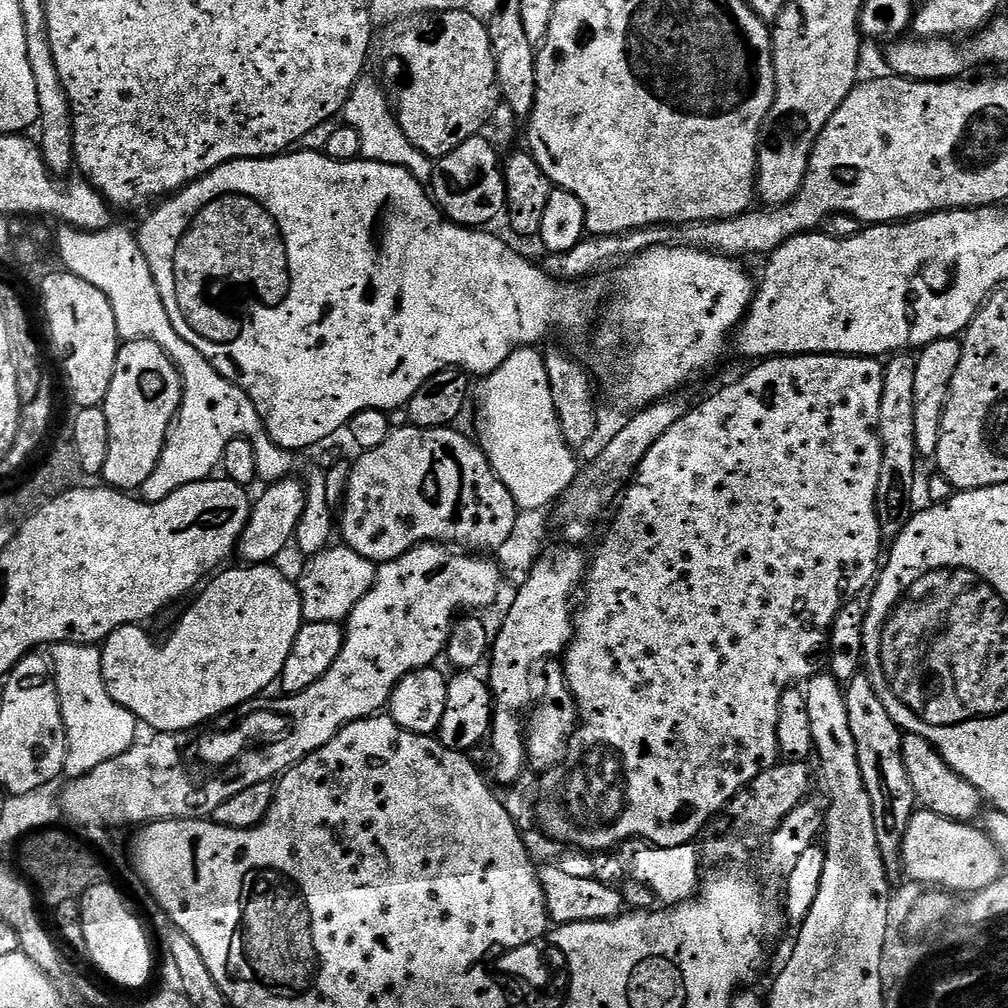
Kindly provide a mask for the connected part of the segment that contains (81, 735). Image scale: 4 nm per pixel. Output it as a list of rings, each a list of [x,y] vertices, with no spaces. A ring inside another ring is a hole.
[[[54,644],[50,648],[52,675],[56,678],[56,689],[62,710],[62,722],[66,726],[66,762],[64,776],[75,778],[90,774],[92,770],[112,758],[126,753],[137,743],[136,716],[118,706],[106,691],[102,682],[102,658],[100,648],[90,644]]]

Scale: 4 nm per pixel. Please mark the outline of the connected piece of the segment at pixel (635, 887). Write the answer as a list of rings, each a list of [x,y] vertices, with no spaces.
[[[627,840],[617,849],[616,855],[625,867],[627,877],[634,878],[640,884],[623,885],[624,903],[632,910],[652,910],[657,907],[655,894],[661,899],[663,905],[682,904],[687,900],[693,899],[699,891],[698,882],[700,880],[700,864],[702,865],[702,854],[695,843],[683,844],[676,847],[658,847],[649,843],[647,840]]]

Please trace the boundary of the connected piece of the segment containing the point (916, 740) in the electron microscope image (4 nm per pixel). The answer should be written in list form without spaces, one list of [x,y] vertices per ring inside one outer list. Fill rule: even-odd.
[[[904,734],[901,738],[902,762],[905,763],[906,772],[910,776],[910,786],[914,790],[917,801],[927,811],[938,814],[947,820],[958,820],[961,822],[972,822],[981,815],[982,797],[966,778],[962,778],[936,752],[926,738],[918,734]]]

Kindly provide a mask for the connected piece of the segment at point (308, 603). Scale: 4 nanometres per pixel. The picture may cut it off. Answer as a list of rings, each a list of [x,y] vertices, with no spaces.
[[[334,544],[313,553],[296,582],[305,623],[343,623],[369,592],[376,577],[377,564],[345,544]]]

